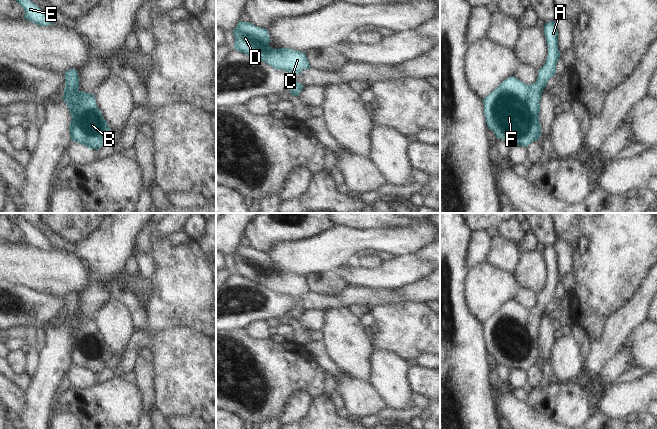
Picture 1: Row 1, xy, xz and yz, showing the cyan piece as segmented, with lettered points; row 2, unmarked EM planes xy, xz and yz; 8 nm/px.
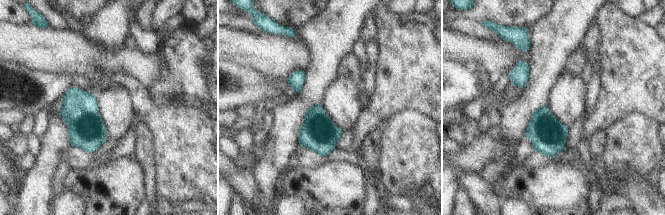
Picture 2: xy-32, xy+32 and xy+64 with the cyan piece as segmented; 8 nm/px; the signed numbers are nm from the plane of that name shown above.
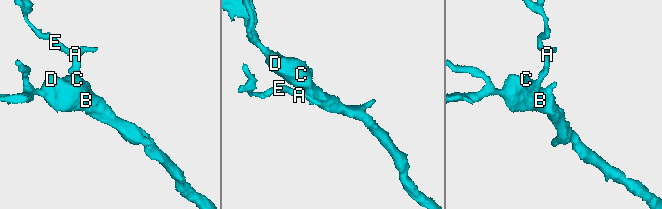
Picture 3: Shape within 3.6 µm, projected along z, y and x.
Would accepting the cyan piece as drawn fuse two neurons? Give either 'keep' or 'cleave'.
keep

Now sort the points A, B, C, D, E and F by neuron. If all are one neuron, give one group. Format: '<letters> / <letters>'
A B C D E F

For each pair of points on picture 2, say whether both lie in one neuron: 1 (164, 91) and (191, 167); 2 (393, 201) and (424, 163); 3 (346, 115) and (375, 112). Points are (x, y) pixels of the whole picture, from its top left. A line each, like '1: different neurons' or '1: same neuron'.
1: different neurons
2: different neurons
3: different neurons

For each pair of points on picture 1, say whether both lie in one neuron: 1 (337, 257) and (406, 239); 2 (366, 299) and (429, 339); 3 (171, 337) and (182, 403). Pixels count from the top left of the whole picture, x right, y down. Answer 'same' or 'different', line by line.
1: same
2: different
3: same

